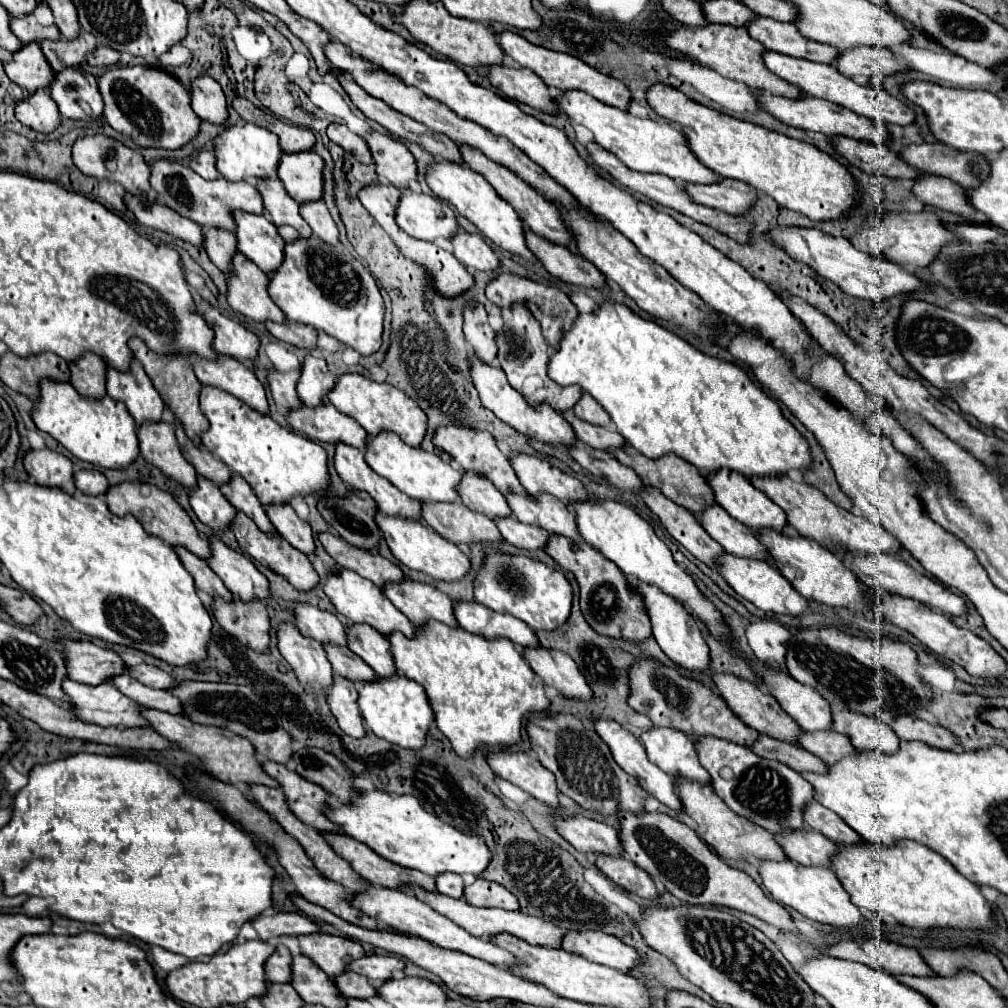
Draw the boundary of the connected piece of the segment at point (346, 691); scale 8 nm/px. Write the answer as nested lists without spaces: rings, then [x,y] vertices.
[[[335,676],[333,690],[329,690],[329,698],[327,698],[329,708],[339,722],[339,728],[345,734],[353,738],[365,738],[367,732],[365,732],[365,724],[363,724],[363,716],[361,716],[357,698],[359,694],[357,694],[355,684],[341,676]]]

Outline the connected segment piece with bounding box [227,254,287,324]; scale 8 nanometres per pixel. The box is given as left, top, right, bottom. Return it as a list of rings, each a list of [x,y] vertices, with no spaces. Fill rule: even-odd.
[[[235,254],[235,272],[227,278],[229,306],[255,322],[287,322],[283,310],[269,296],[269,276],[253,266],[245,254]]]

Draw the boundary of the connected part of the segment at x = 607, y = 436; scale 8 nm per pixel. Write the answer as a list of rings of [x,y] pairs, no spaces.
[[[565,412],[563,416],[567,422],[571,422],[573,430],[577,430],[577,438],[583,440],[585,444],[589,444],[591,448],[609,452],[609,450],[625,446],[625,438],[621,438],[621,434],[617,434],[617,430],[613,430],[613,428],[603,428],[603,426],[593,426],[593,424],[581,422],[571,412]]]

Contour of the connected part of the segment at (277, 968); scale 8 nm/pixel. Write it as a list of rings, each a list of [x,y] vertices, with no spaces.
[[[277,944],[275,952],[267,958],[265,974],[271,982],[289,982],[289,978],[291,978],[291,954],[283,944]]]

